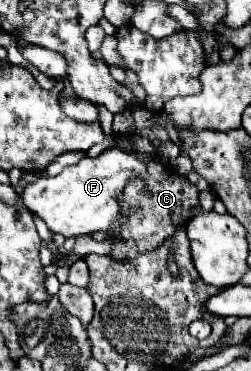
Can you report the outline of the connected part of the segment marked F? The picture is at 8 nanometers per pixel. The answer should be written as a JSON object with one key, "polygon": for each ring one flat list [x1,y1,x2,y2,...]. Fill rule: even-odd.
{"polygon":[[119,148,101,152,97,158,81,158,77,164,63,168,61,174,53,178,39,178,37,182,25,186,21,198,33,216,41,218,51,234,81,236,93,234,97,230,107,230,111,222,119,216,117,196,123,194,125,184,131,176,143,176,145,162,135,154,125,154]]}

